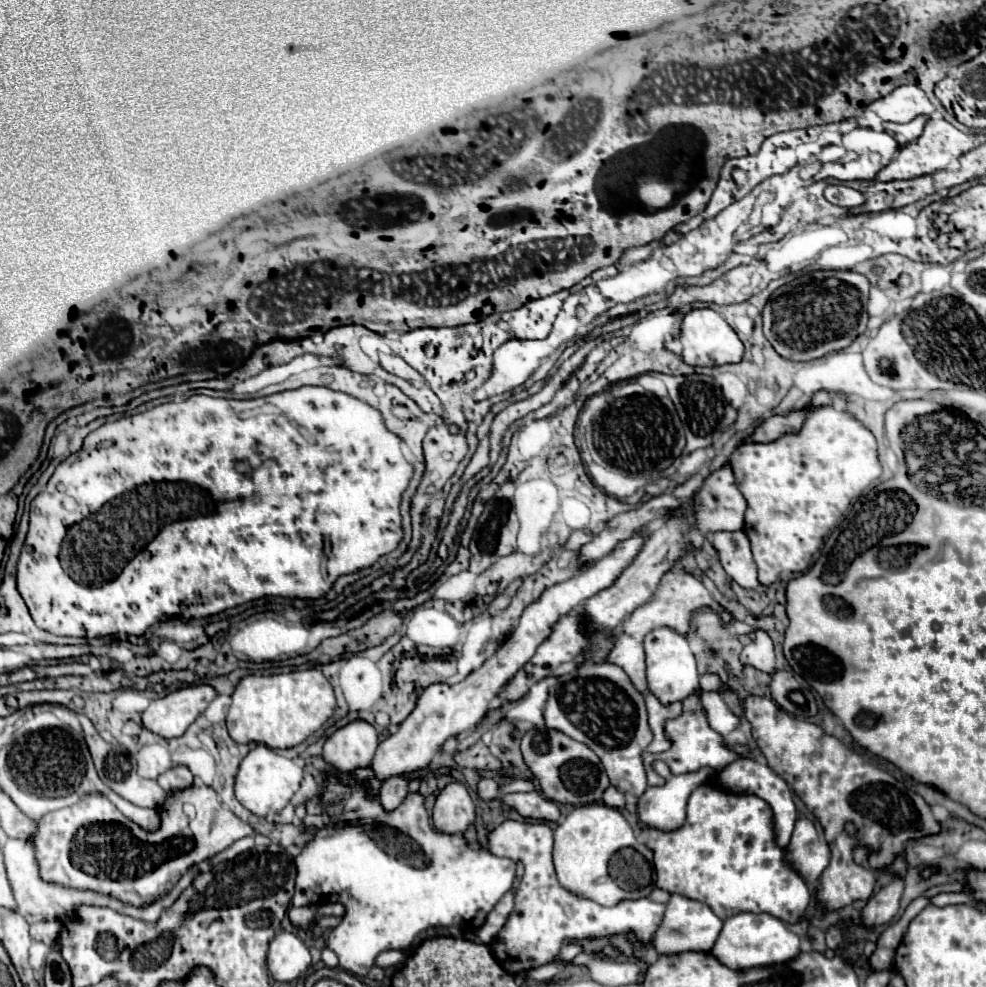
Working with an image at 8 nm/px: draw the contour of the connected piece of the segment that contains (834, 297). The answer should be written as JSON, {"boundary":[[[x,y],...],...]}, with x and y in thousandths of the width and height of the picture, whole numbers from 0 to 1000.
{"boundary":[[[826,275],[789,291],[775,311],[775,339],[789,360],[801,366],[824,366],[860,352],[878,335],[882,287],[866,275]]]}

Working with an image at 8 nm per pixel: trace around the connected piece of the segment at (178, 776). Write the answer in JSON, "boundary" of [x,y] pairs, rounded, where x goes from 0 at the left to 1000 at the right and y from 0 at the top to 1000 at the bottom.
{"boundary":[[[176,777],[176,779],[172,779],[172,781],[168,781],[168,783],[164,783],[162,787],[160,787],[160,793],[162,793],[162,797],[166,799],[166,801],[181,801],[181,799],[189,799],[189,797],[193,797],[195,795],[195,791],[197,791],[197,787],[195,787],[195,783],[189,779],[189,777]]]}

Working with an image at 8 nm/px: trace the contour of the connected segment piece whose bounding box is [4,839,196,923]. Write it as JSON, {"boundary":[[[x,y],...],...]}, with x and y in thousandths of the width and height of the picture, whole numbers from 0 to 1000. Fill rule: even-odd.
{"boundary":[[[8,850],[6,856],[4,856],[4,876],[6,876],[6,882],[8,882],[8,893],[10,893],[10,899],[12,899],[12,905],[14,905],[14,911],[16,911],[16,919],[18,919],[18,925],[28,933],[28,935],[39,935],[39,933],[61,933],[61,931],[77,931],[77,919],[79,915],[91,915],[91,917],[101,917],[101,919],[112,919],[124,927],[132,927],[136,931],[142,931],[142,933],[150,933],[150,935],[160,935],[160,927],[172,919],[172,915],[176,915],[176,911],[181,911],[181,907],[195,895],[199,882],[195,880],[191,887],[187,887],[183,891],[183,895],[168,907],[164,909],[162,913],[150,917],[150,919],[132,919],[128,915],[122,915],[114,909],[105,909],[105,907],[99,907],[95,903],[77,903],[77,901],[69,901],[69,899],[59,899],[59,897],[51,897],[51,895],[45,895],[41,891],[41,884],[39,884],[39,876],[37,876],[37,870],[34,870],[34,858],[28,854],[28,852],[22,852],[22,850]]]}

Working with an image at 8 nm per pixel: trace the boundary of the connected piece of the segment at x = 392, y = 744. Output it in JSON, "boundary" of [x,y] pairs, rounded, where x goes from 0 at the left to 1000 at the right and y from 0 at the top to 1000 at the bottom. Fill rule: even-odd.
{"boundary":[[[645,540],[643,544],[631,548],[619,562],[611,564],[604,570],[598,570],[594,579],[582,583],[576,589],[564,591],[562,595],[556,595],[546,609],[542,609],[540,613],[535,613],[531,617],[531,621],[525,627],[525,635],[517,641],[517,645],[509,651],[509,656],[485,680],[477,682],[471,690],[467,690],[462,694],[452,694],[452,692],[436,694],[426,704],[420,720],[412,726],[412,730],[408,730],[404,735],[404,739],[383,755],[383,761],[379,765],[381,789],[391,791],[400,785],[412,785],[412,783],[432,779],[436,775],[438,767],[446,761],[446,757],[454,749],[465,747],[469,741],[477,739],[491,726],[495,712],[521,686],[521,682],[538,670],[544,656],[558,643],[560,633],[568,625],[578,621],[582,615],[586,615],[588,609],[619,595],[623,591],[623,587],[631,581],[631,576],[645,564],[645,560],[651,556],[651,552],[653,552],[653,546],[649,544],[649,540]]]}

